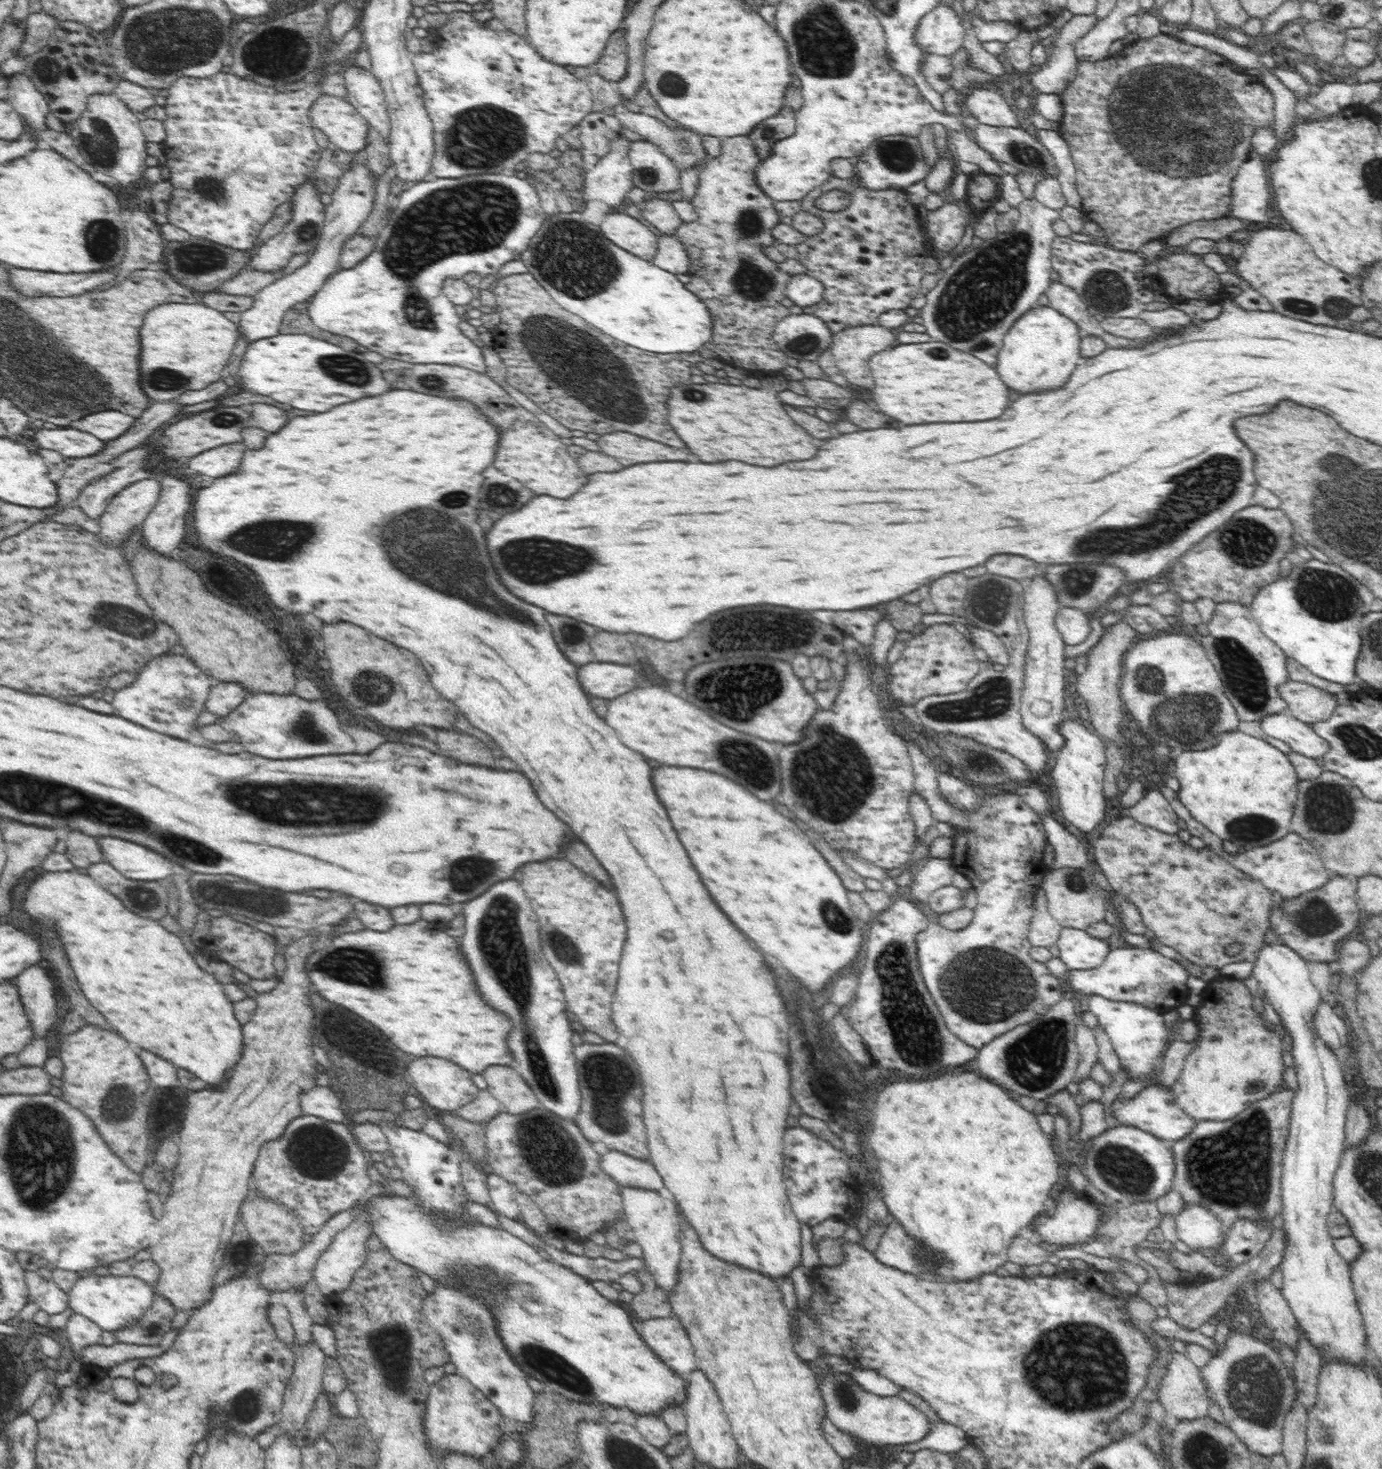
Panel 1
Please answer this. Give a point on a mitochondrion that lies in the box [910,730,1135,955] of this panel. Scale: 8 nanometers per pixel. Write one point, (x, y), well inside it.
(979, 763)

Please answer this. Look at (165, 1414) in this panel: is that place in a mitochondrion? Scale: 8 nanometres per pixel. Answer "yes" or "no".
no

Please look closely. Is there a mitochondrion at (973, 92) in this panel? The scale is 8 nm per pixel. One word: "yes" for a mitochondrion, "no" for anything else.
no

